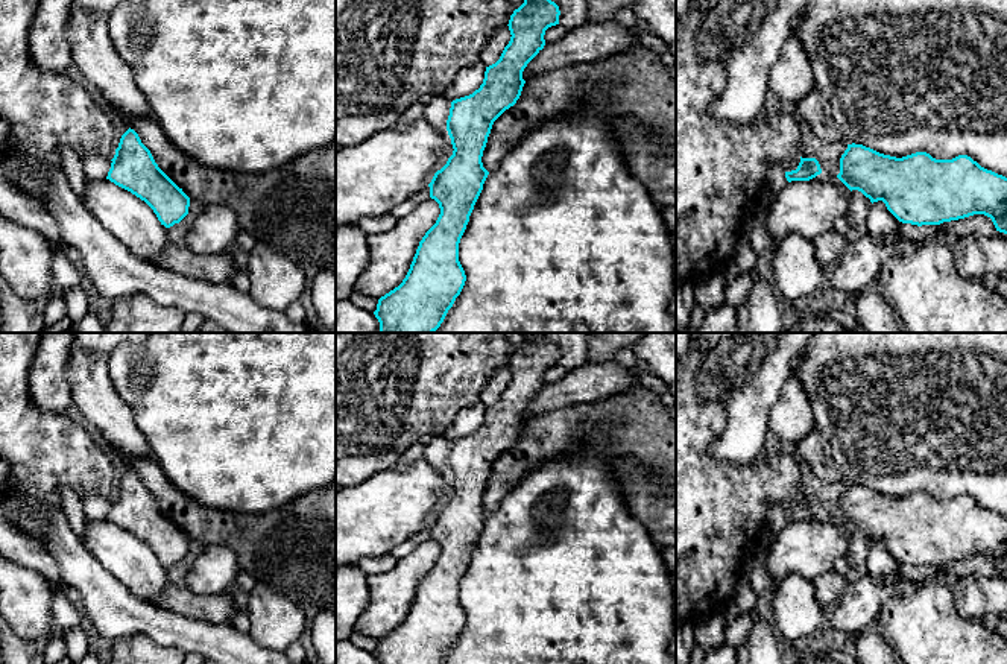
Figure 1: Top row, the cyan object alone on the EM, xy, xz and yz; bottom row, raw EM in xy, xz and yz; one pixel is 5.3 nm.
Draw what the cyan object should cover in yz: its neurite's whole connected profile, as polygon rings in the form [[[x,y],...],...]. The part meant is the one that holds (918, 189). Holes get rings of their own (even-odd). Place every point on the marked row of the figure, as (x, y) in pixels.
[[[852,143],[840,158],[837,178],[851,191],[861,191],[872,204],[882,201],[902,223],[940,225],[984,214],[992,219],[996,231],[1007,234],[1007,178],[981,167],[968,155],[936,160],[927,152],[916,152],[896,158]]]

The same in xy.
[[[128,129],[111,160],[106,179],[144,201],[166,228],[187,214],[190,198],[155,163],[134,129]]]

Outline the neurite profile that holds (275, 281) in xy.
[[[257,242],[248,252],[248,295],[261,307],[284,311],[302,298],[305,274],[284,254]]]

